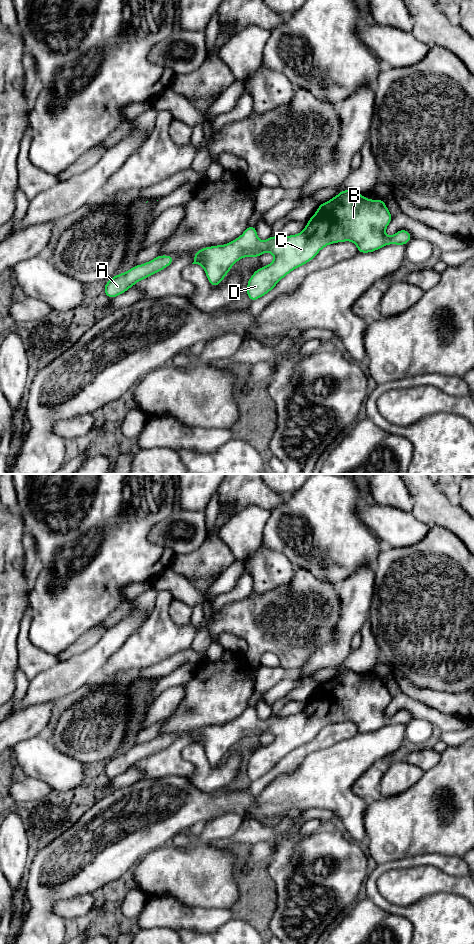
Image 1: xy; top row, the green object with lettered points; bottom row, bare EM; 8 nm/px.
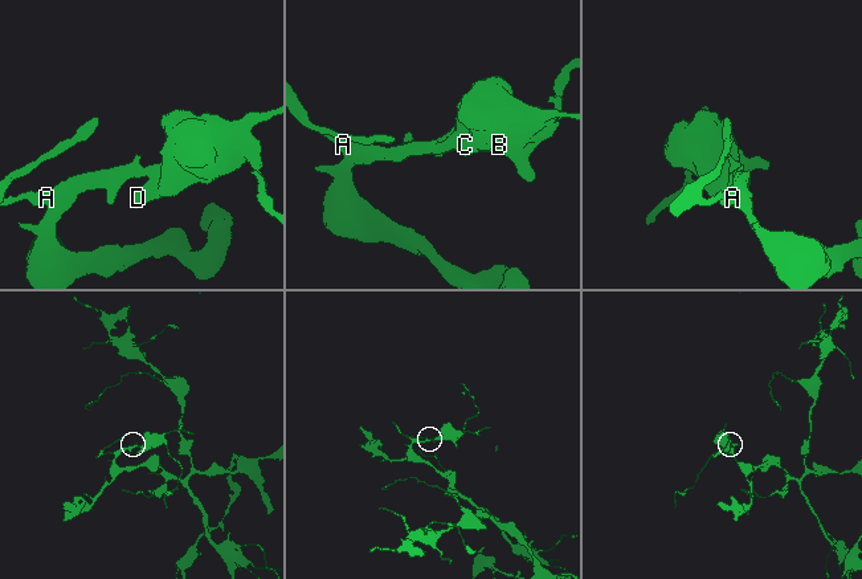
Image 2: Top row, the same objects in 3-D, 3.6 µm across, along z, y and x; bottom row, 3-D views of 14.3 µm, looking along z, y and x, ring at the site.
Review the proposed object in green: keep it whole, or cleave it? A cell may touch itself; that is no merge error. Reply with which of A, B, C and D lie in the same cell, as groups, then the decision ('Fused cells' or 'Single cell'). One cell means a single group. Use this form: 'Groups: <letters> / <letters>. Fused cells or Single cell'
Groups: A B C D. Single cell

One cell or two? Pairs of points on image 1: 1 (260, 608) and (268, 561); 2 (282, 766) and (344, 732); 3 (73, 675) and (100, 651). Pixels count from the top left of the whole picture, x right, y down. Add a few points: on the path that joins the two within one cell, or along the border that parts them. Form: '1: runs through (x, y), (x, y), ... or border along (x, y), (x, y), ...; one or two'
1: border along (285, 584), (278, 585), (263, 593), (253, 592); two
2: runs through (297, 756), (329, 735); one
3: runs through (80, 669), (93, 658); one

